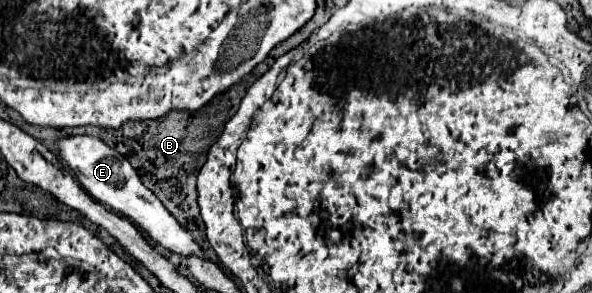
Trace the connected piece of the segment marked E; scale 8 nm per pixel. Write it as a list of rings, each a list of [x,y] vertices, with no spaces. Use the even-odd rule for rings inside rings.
[[[73,135],[73,137],[63,137],[59,141],[59,155],[63,161],[69,163],[73,175],[77,181],[83,185],[83,189],[101,205],[113,209],[115,213],[125,215],[141,231],[145,231],[157,245],[165,247],[171,253],[177,253],[181,257],[201,257],[205,259],[205,253],[201,245],[193,239],[193,235],[163,207],[163,203],[149,191],[135,169],[129,165],[129,161],[117,153],[115,149],[107,147],[101,139],[89,137],[89,135]]]

